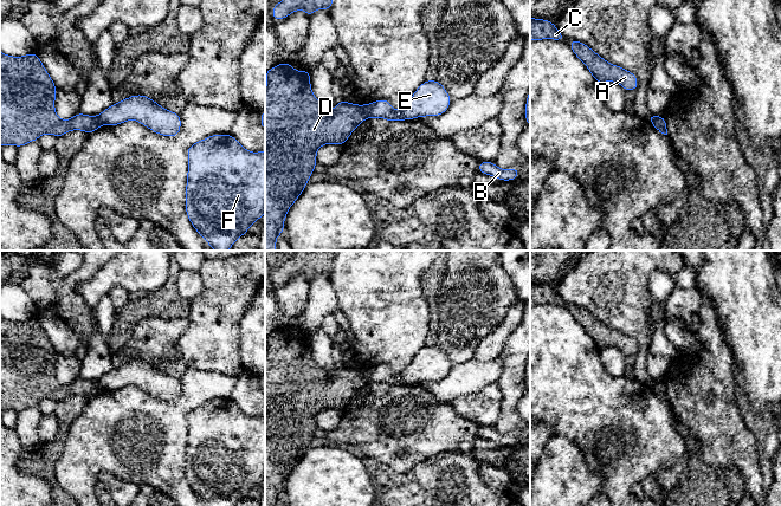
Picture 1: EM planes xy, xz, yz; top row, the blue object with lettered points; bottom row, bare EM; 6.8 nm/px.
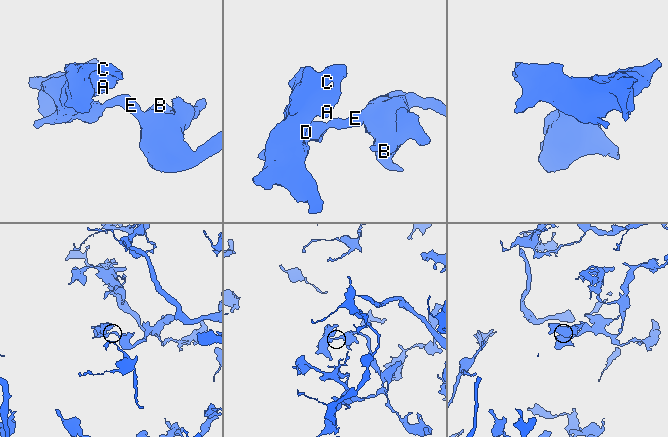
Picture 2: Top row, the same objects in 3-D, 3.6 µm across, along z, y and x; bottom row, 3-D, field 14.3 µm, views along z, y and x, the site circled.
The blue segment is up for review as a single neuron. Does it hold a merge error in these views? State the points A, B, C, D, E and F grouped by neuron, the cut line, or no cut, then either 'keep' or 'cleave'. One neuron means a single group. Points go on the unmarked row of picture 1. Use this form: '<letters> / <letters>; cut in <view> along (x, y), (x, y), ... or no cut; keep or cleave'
A C D / B E F; cut in xz along (361, 370), (369, 381); cleave

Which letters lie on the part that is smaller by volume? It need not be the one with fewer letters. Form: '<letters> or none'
A, C, D

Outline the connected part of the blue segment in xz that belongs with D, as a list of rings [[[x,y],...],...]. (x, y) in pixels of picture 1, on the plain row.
[[[286,326],[271,332],[265,342],[265,506],[276,506],[283,499],[289,473],[318,429],[316,416],[328,408],[343,410],[369,381],[362,370],[342,365],[329,377],[312,358],[310,335],[297,337]]]

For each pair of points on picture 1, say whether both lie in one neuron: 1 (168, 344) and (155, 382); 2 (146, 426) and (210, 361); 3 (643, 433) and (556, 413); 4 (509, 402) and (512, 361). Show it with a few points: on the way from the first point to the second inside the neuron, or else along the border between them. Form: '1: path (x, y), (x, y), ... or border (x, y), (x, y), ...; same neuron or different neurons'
1: path (161, 354), (160, 370), (157, 372); same neuron
2: border (188, 365), (195, 369), (211, 369), (228, 375); different neurons
3: path (621, 426), (599, 413), (578, 413); same neuron
4: path (511, 391), (512, 371); same neuron

